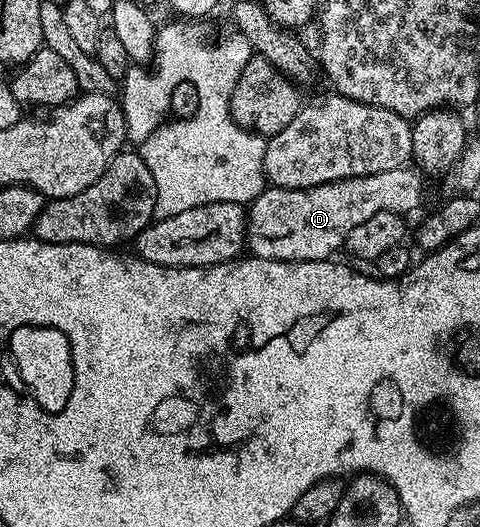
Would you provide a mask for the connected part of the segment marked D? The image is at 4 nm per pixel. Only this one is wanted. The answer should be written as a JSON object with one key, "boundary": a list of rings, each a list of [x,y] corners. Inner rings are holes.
{"boundary":[[[408,165],[406,167],[398,167],[397,169],[385,169],[385,173],[373,173],[365,177],[353,177],[352,179],[342,179],[336,183],[322,183],[319,187],[310,187],[304,191],[297,189],[285,189],[284,187],[266,186],[263,188],[261,194],[249,204],[249,214],[247,216],[247,245],[246,250],[250,252],[254,258],[257,259],[276,259],[282,263],[292,263],[293,261],[309,261],[310,259],[331,259],[334,256],[334,251],[338,247],[342,248],[346,244],[349,233],[353,233],[356,225],[362,225],[363,222],[369,221],[369,217],[375,216],[382,211],[389,213],[397,213],[404,217],[410,216],[410,211],[415,211],[423,203],[423,179],[424,176],[420,174],[414,166]]]}

